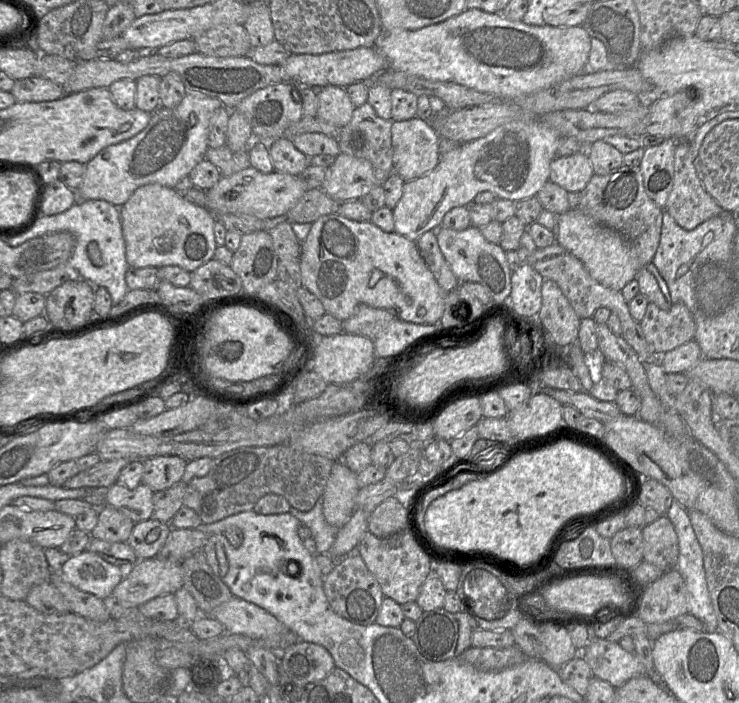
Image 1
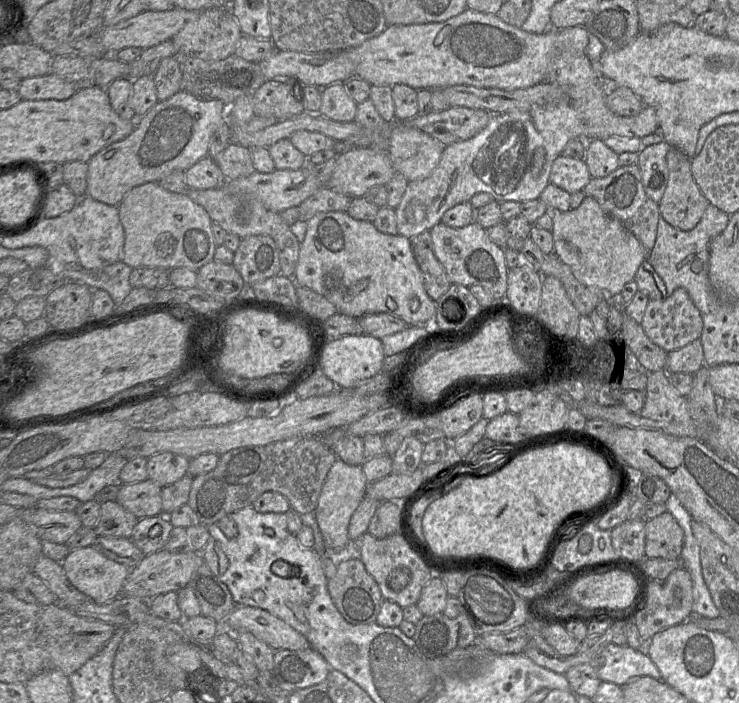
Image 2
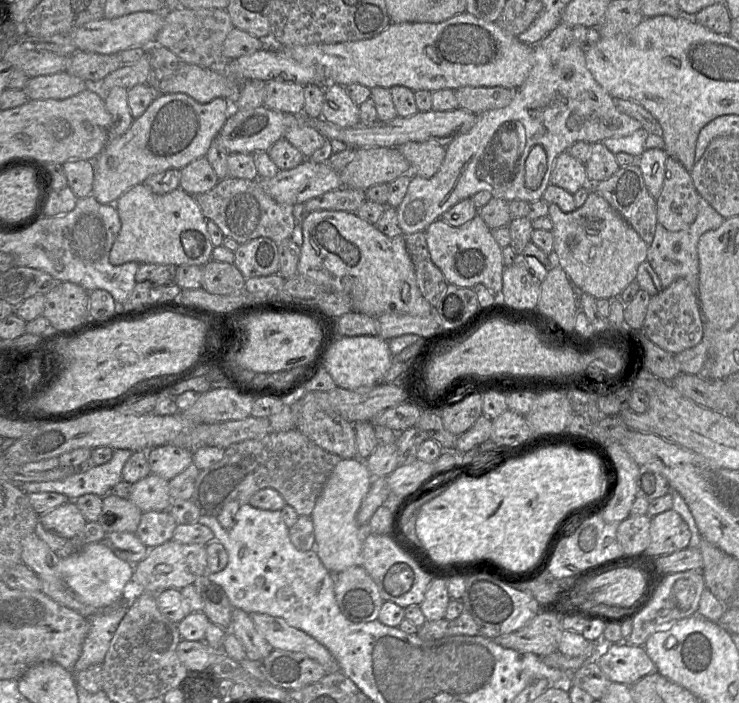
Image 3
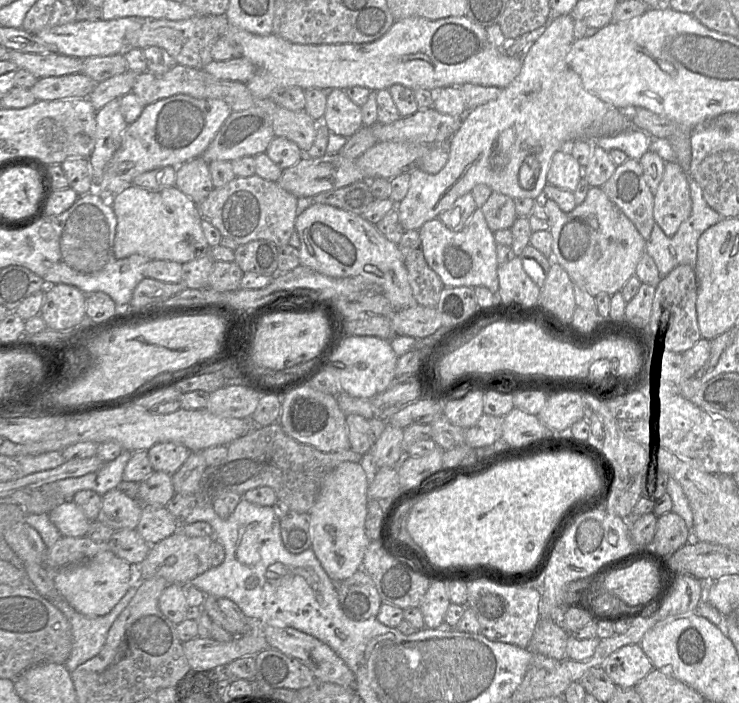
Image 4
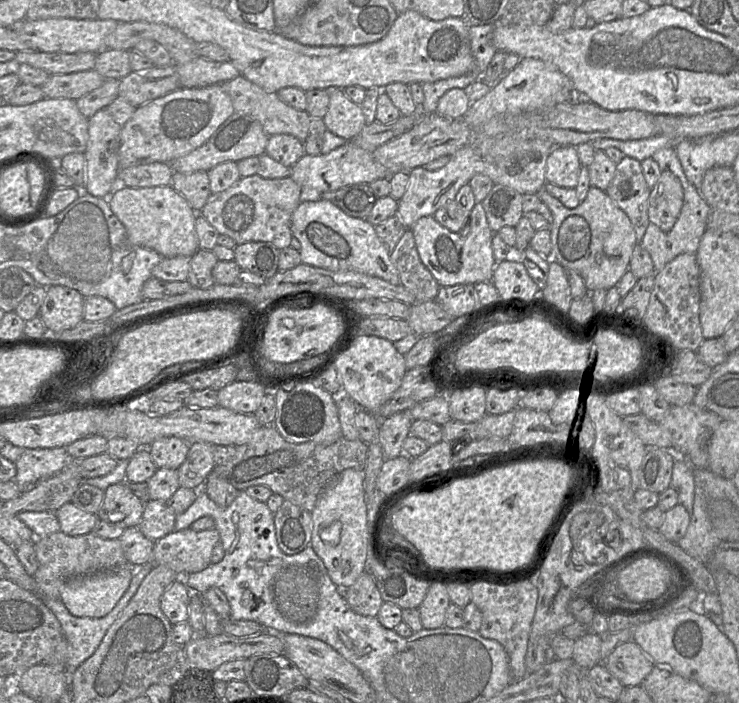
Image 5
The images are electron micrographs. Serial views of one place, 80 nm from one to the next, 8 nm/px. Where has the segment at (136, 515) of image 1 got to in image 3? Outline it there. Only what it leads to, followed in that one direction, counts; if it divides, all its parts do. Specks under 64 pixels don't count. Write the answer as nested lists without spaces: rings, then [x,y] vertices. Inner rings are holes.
[[[150,473],[132,484],[129,500],[142,512],[167,511],[171,505],[169,482]]]

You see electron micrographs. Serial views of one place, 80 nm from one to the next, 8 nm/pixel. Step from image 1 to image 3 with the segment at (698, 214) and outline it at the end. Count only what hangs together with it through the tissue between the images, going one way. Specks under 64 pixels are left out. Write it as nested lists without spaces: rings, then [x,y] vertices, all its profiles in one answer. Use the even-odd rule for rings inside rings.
[[[675,158],[666,161],[665,179],[660,196],[656,199],[657,221],[668,231],[676,232],[687,229],[696,219],[700,194],[697,192],[690,172]]]

